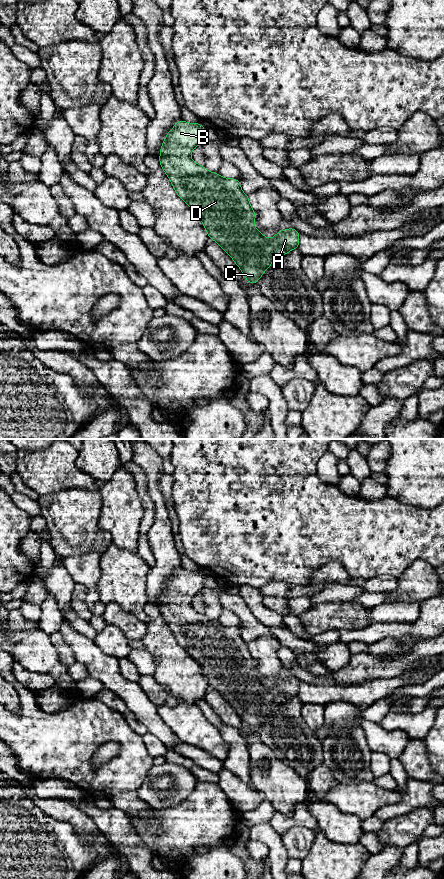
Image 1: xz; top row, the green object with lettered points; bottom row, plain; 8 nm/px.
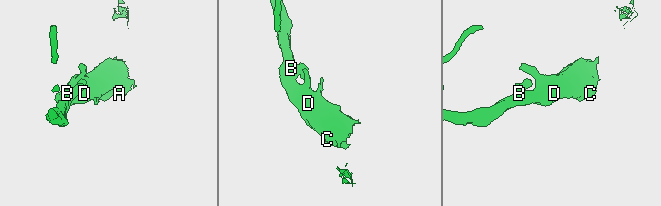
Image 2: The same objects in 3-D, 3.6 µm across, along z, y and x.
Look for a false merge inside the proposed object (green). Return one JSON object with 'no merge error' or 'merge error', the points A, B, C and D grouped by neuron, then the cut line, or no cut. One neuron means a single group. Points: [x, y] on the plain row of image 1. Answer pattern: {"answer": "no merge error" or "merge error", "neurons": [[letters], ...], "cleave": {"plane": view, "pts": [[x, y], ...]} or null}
{"answer": "no merge error", "neurons": [["A", "B", "C", "D"]], "cleave": null}

